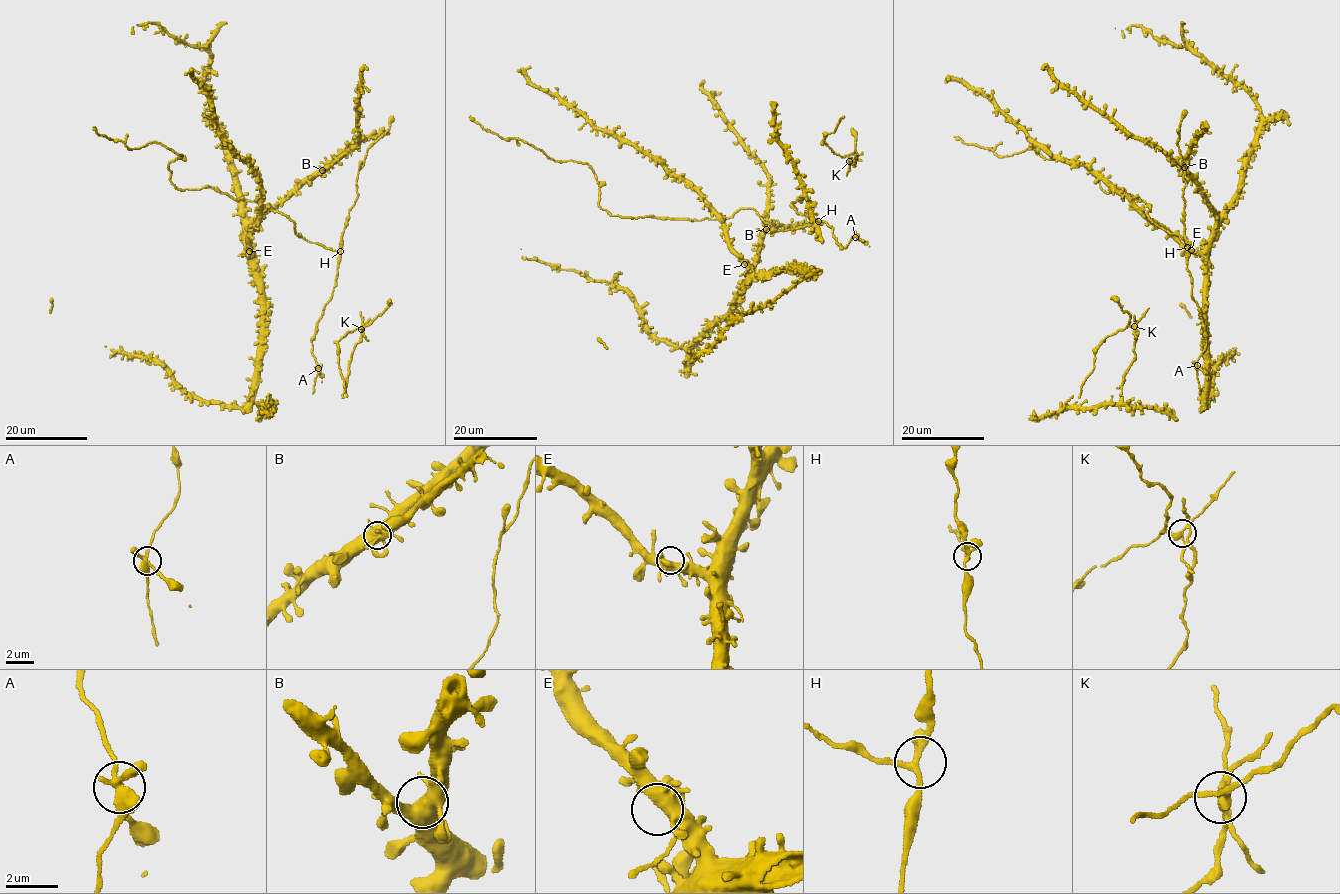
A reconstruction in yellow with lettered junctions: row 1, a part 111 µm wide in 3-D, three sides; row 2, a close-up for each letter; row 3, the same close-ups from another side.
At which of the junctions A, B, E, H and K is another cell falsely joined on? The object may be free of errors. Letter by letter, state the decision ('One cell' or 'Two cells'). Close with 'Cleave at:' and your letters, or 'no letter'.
A: One cell
B: One cell
E: One cell
H: One cell
K: Two cells
Cleave at: K

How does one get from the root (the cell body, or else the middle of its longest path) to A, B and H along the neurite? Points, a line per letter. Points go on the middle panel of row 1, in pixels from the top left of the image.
A: (747, 262), (717, 215), (751, 208), (780, 231), (823, 221), (842, 248), (855, 237)
B: (747, 262), (751, 274), (742, 286), (766, 229)
H: (747, 262), (734, 250), (717, 215), (728, 218), (741, 209), (751, 208), (780, 231), (818, 221)

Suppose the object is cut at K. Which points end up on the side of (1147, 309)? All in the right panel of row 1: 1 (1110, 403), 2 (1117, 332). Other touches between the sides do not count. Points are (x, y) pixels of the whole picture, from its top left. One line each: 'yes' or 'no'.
1: no
2: no

